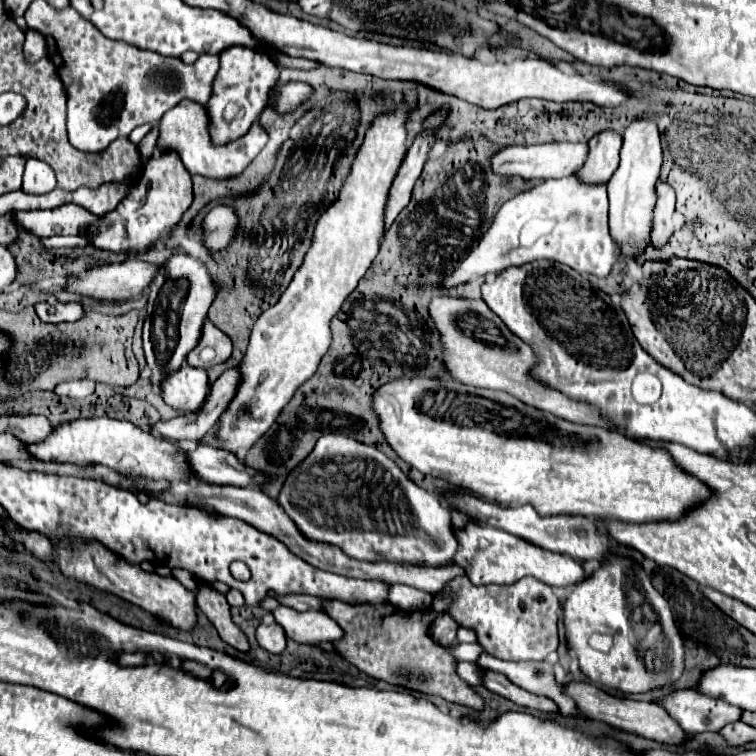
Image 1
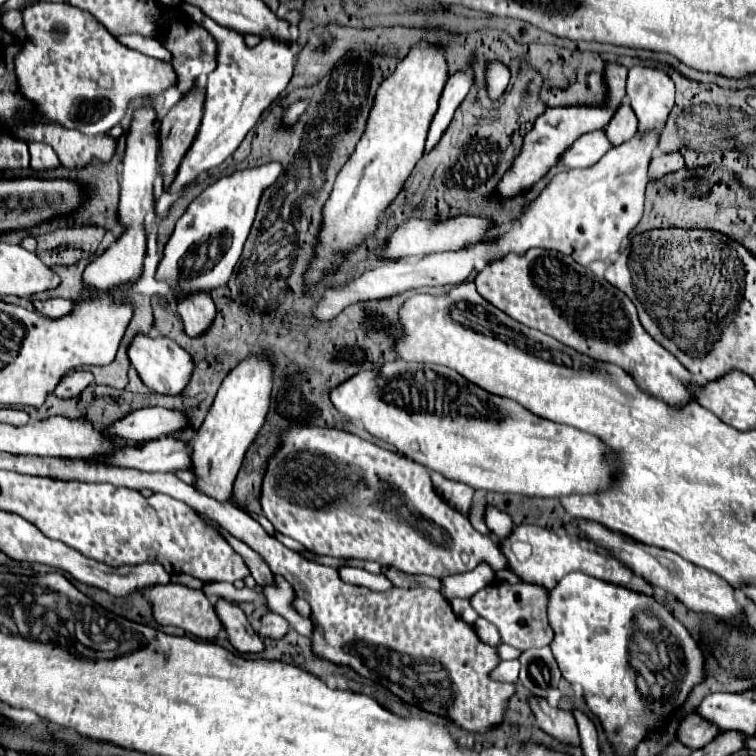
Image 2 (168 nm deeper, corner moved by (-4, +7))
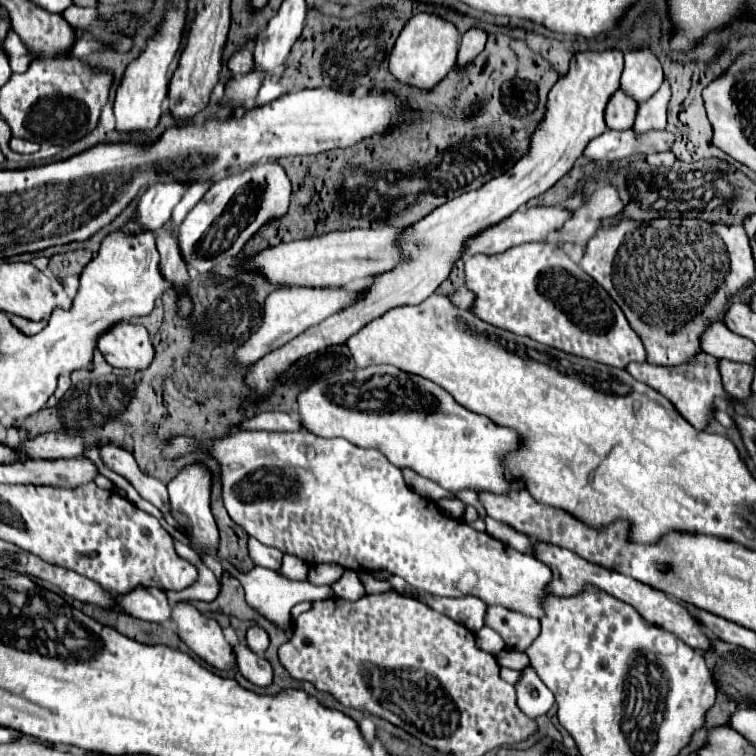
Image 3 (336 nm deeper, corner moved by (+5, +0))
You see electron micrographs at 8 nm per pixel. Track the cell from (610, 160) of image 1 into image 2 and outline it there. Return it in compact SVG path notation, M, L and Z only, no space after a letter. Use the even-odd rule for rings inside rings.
M621 103L617 113L613 115L613 121L609 121L605 133L609 133L609 141L613 141L615 147L629 141L637 133L637 115L629 103Z

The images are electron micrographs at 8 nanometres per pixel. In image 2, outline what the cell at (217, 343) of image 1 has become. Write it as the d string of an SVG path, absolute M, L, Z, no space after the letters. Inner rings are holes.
M195 291L177 299L177 313L181 315L185 333L201 335L215 317L215 305L207 291Z

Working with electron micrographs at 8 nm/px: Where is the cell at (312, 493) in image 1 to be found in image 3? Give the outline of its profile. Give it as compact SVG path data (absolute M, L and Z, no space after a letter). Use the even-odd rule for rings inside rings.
M250 430L250 432L236 432L236 434L230 434L222 440L212 440L212 442L196 442L192 438L186 438L186 436L176 436L176 440L172 438L164 450L164 458L172 460L184 452L190 452L194 450L196 446L200 448L206 448L220 464L222 464L222 498L224 498L224 506L230 514L230 518L240 524L250 536L254 536L256 540L260 540L262 544L266 546L272 546L272 548L278 548L280 552L288 552L288 554L294 554L298 558L302 558L304 562L308 564L324 564L324 562L332 562L332 564L340 564L344 568L350 568L350 570L356 570L356 572L380 572L380 570L386 570L390 574L396 574L400 578L404 578L410 586L414 586L416 590L424 590L424 592L430 592L430 594L436 594L436 596L452 596L452 598L460 598L460 596L478 596L482 598L486 604L502 604L506 608L512 608L516 612L524 612L528 616L534 616L534 618L540 618L542 616L542 608L540 608L540 600L546 596L546 584L550 582L552 578L552 572L546 564L542 564L540 560L536 560L534 556L530 554L522 554L514 548L510 548L508 544L492 538L490 534L486 532L478 532L474 530L472 526L468 526L464 520L458 520L458 518L450 518L450 516L444 516L442 510L438 508L436 502L416 494L414 490L410 490L402 478L402 472L400 468L396 468L394 464L388 462L388 458L382 456L382 452L378 450L364 450L364 448L358 448L346 440L340 440L340 438L320 438L312 432L264 432L264 430Z

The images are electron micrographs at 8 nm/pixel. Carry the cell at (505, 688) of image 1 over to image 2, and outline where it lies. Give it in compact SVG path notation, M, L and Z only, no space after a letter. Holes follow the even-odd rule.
M533 697L531 699L531 709L535 713L535 719L539 721L539 729L555 737L557 741L579 747L579 733L577 733L577 723L575 717L569 711L549 707L545 699Z

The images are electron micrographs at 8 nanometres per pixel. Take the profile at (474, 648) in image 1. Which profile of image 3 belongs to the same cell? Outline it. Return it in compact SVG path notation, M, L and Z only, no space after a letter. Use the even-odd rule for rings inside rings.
M502 650L496 656L496 660L498 660L500 666L514 668L514 670L520 670L524 664L528 664L528 656L524 652L508 652L508 650Z

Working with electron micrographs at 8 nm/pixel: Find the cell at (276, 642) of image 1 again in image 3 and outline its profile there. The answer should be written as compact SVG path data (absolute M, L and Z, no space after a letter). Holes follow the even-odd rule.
M252 626L252 628L248 630L248 634L246 634L246 644L248 644L248 648L250 648L252 652L264 654L264 650L266 650L268 644L270 644L270 636L268 636L268 632L266 632L262 626Z

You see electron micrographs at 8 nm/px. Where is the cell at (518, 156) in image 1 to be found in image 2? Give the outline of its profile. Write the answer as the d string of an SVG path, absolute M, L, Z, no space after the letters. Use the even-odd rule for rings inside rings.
M591 131L579 137L577 143L573 143L573 149L565 155L563 165L565 167L589 167L597 163L609 149L613 149L611 141L607 139L605 131Z

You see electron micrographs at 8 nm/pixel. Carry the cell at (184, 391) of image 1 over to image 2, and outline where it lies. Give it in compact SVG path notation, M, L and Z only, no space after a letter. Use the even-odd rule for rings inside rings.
M137 333L127 347L127 355L129 355L131 365L137 369L141 381L151 391L157 391L163 395L181 393L181 389L185 389L185 385L189 383L189 377L193 373L193 359L189 357L189 353L183 351L173 339L163 337L163 335Z

